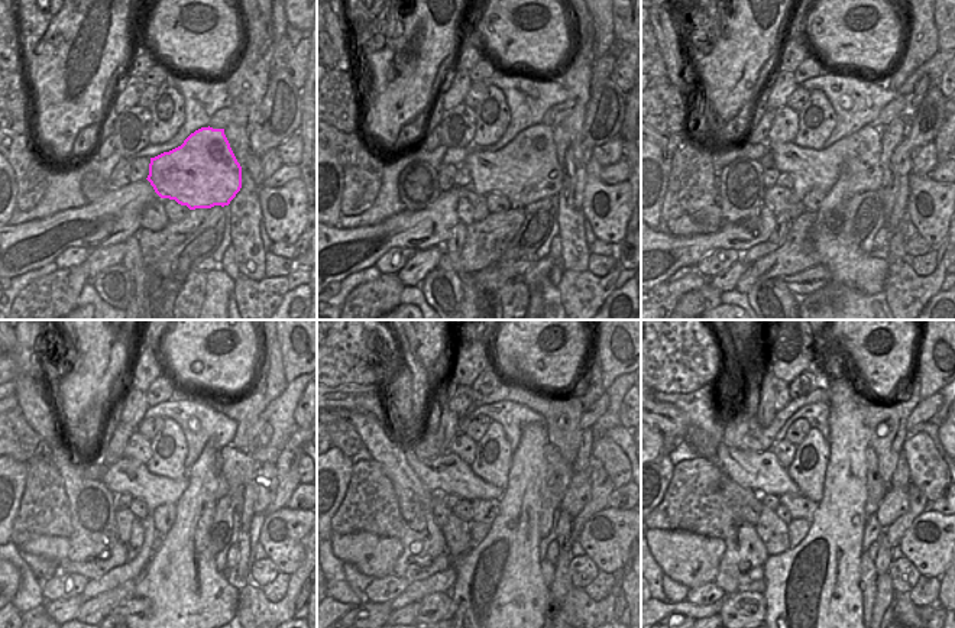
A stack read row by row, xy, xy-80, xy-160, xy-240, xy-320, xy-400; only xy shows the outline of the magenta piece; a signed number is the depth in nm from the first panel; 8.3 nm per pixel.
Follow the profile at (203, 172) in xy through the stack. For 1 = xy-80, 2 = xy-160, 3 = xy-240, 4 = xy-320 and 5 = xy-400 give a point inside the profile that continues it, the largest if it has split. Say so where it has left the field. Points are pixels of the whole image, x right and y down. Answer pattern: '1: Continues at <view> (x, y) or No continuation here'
1: Continues at xy-80 (527, 170)
2: Continues at xy-160 (858, 154)
3: Continues at xy-240 (130, 476)
4: Continues at xy-320 (446, 473)
5: Continues at xy-400 (758, 470)

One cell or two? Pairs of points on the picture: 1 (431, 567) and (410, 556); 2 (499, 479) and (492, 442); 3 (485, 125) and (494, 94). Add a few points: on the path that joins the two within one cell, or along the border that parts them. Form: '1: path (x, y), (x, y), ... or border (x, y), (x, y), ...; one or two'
1: border (417, 562), (402, 576); two
2: path (495, 470), (492, 466), (492, 450); one
3: path (492, 117), (494, 102); one

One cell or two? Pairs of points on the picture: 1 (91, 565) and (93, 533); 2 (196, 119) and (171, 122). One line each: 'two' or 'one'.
1: two
2: two

